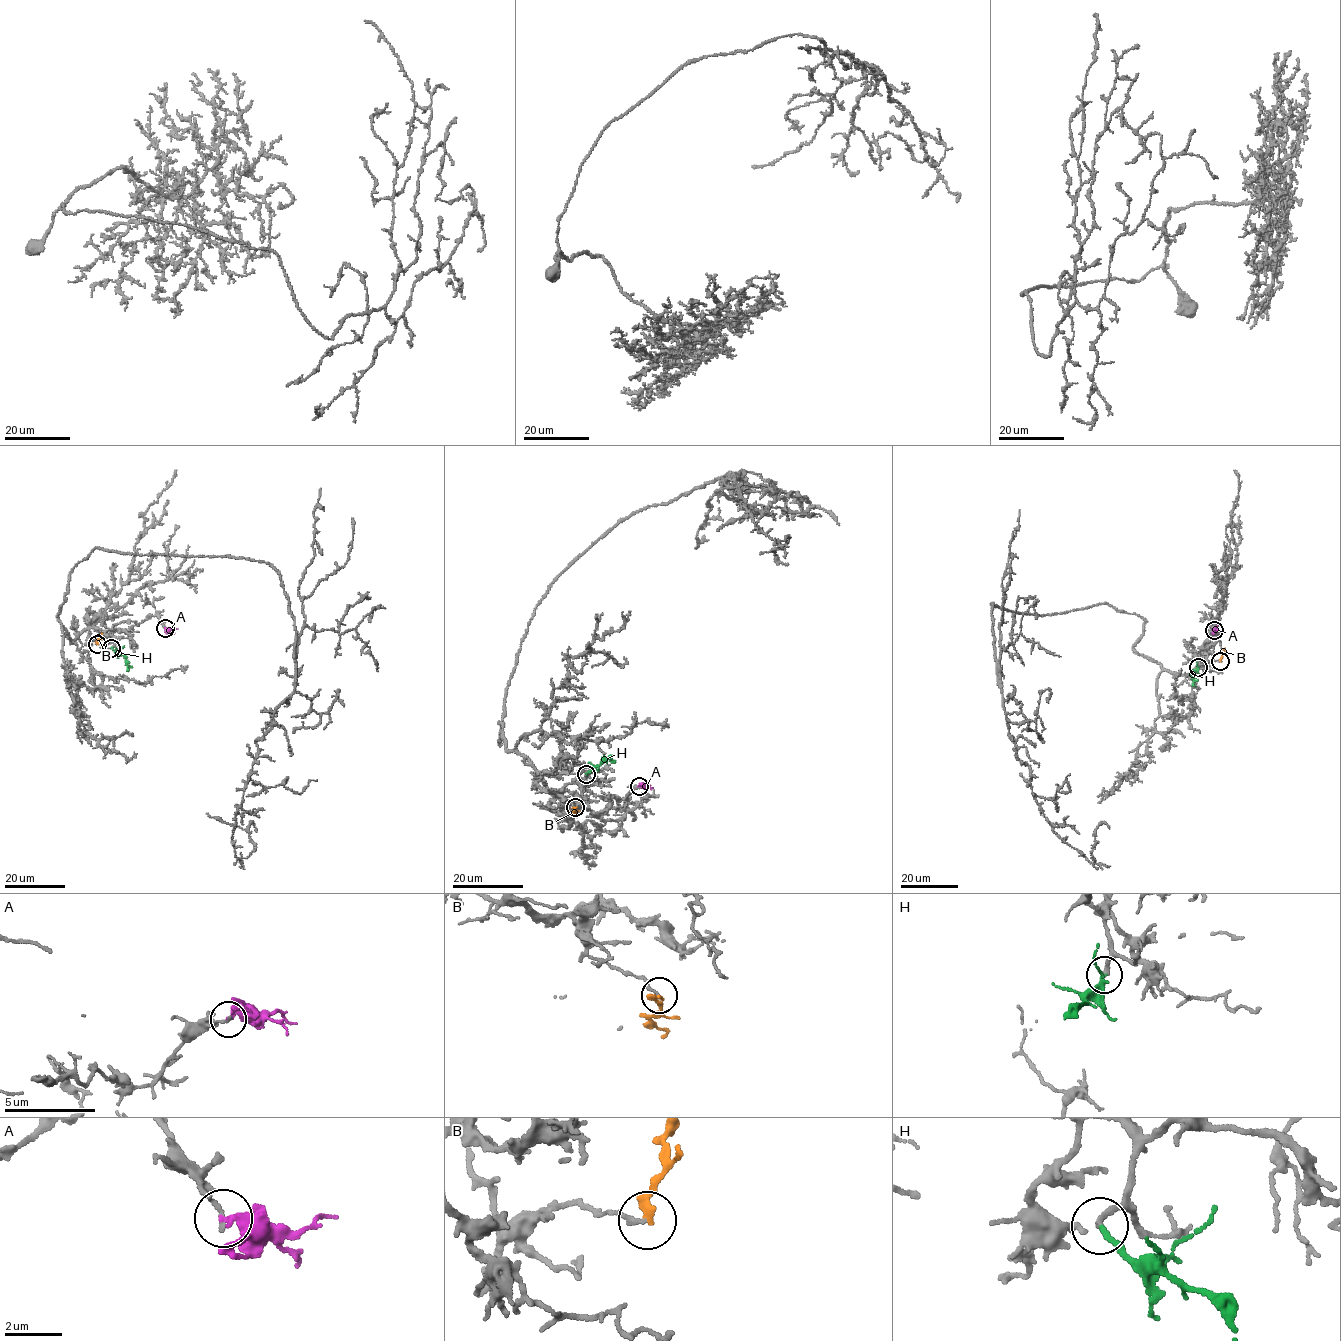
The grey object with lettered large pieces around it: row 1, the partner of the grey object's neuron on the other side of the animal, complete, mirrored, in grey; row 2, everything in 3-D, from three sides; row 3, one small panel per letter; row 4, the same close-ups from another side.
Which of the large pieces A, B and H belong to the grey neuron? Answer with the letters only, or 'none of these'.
H

